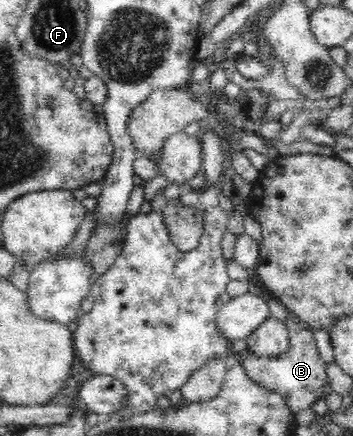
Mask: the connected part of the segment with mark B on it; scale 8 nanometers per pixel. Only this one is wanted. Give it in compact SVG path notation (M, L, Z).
M289 316L286 324L288 324L290 336L292 336L292 344L290 344L288 352L273 357L258 355L252 350L246 349L242 352L241 357L250 378L286 395L297 414L301 410L310 408L310 404L321 396L321 390L327 382L327 363L322 360L320 346L316 344L313 333L309 329L292 316Z

